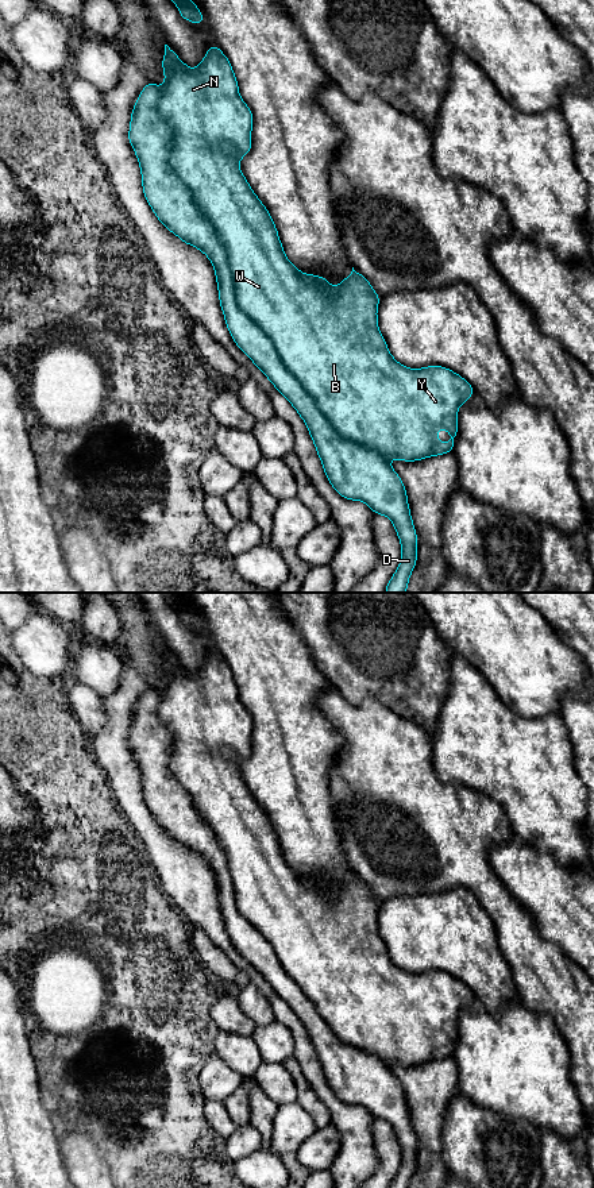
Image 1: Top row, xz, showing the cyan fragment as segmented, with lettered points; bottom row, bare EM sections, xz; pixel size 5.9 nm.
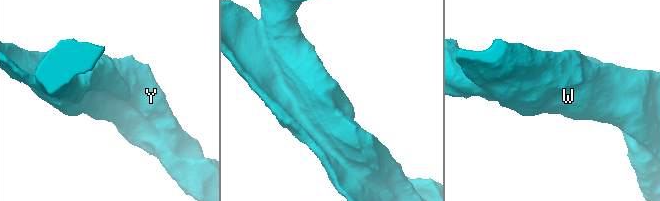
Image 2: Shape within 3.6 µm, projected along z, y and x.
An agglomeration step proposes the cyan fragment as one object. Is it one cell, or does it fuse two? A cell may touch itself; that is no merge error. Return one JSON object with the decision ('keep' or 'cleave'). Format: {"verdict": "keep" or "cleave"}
{"verdict": "keep"}

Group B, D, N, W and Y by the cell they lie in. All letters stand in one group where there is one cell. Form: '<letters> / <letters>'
B D N W Y

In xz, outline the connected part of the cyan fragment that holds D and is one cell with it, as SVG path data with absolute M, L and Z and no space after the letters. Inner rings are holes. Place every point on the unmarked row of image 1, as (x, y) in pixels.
M165 649L165 662L162 664L165 688L158 691L148 687L140 697L132 718L128 736L128 745L136 759L144 802L151 811L158 825L184 848L190 849L204 857L215 873L220 911L225 923L225 930L235 949L254 967L254 969L269 983L275 994L293 1010L297 1018L306 1029L306 1034L315 1048L317 1060L323 1068L324 1077L332 1092L346 1104L363 1106L370 1114L381 1120L392 1125L393 1131L401 1148L401 1166L389 1188L408 1188L410 1179L417 1166L417 1139L412 1126L406 1094L400 1080L392 1073L390 1065L400 1064L405 1066L421 1065L429 1061L437 1061L452 1057L458 1038L458 1014L475 996L472 991L459 979L443 971L428 971L423 973L409 973L398 968L389 957L385 942L378 934L378 909L379 900L374 896L370 887L352 872L351 879L343 884L336 892L329 890L325 882L301 878L285 860L275 829L262 809L252 796L246 782L240 776L240 764L251 755L251 734L252 717L239 699L239 691L234 679L232 671L223 656L211 651L196 674L185 670L177 659ZM444 1033L451 1045L441 1048L437 1045L437 1034Z

